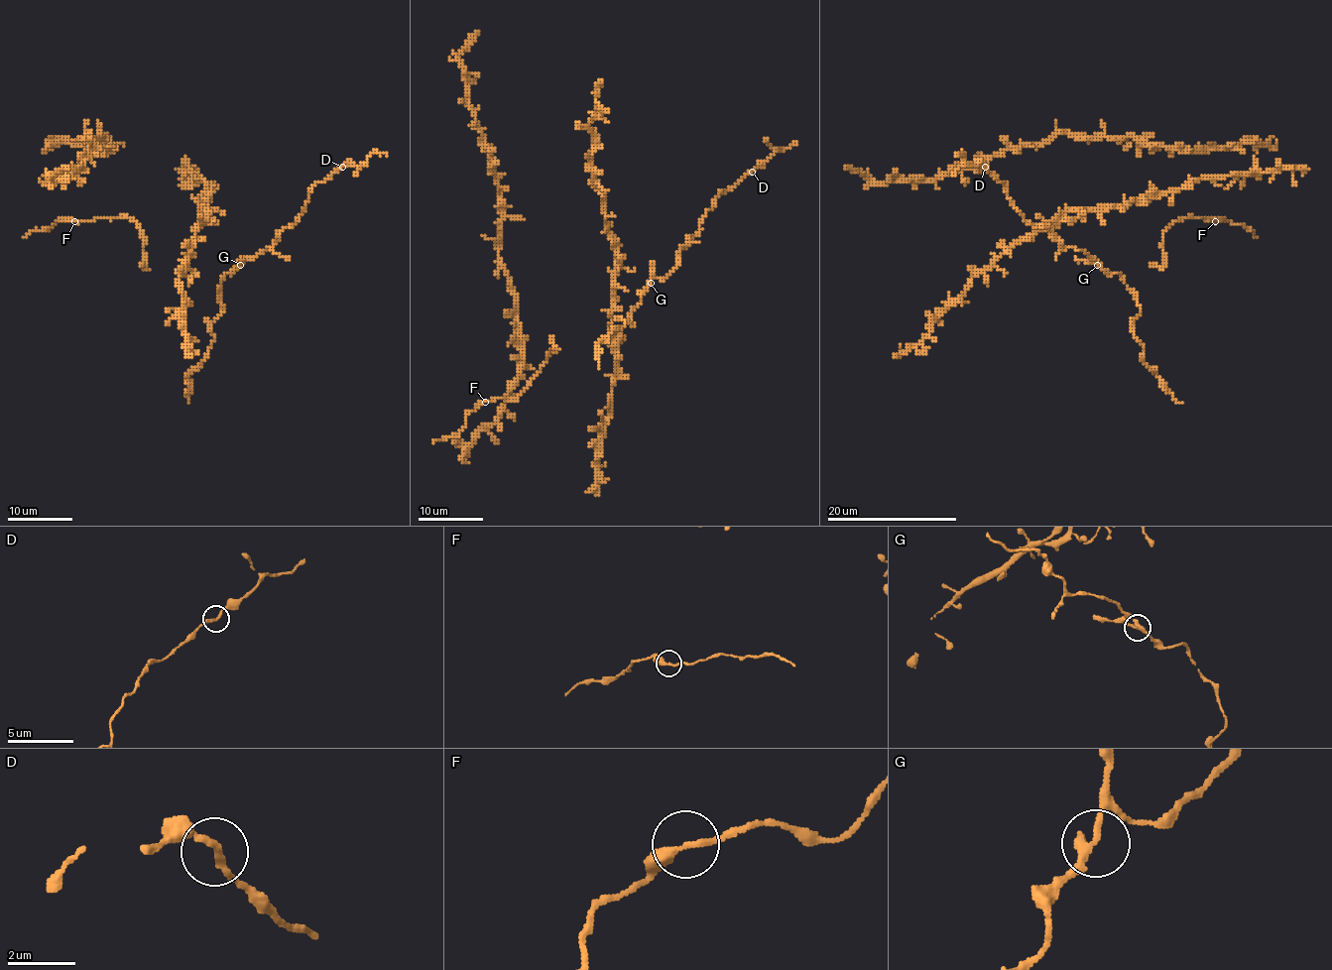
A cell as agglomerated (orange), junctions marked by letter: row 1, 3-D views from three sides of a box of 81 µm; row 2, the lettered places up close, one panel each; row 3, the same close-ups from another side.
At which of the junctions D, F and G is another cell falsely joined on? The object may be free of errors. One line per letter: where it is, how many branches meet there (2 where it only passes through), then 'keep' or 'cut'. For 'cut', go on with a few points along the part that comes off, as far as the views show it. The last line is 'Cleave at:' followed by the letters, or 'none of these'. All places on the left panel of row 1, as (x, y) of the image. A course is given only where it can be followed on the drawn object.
D: (342, 167) | 2 | keep
F: (74, 221) | 2 | keep
G: (240, 265) | 2 | keep
Cleave at: none of these

